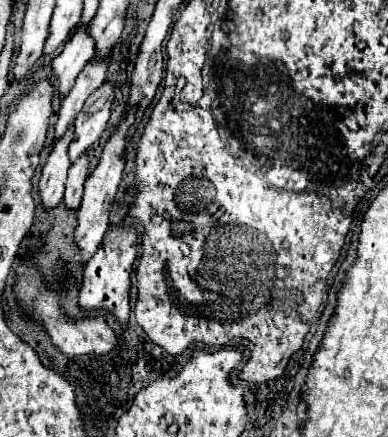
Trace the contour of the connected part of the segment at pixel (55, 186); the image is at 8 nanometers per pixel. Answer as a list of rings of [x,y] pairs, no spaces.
[[[70,125],[70,133],[66,133],[66,137],[60,137],[58,141],[54,141],[54,147],[48,155],[48,163],[42,169],[42,177],[40,177],[40,197],[42,197],[42,205],[46,209],[56,207],[62,201],[62,193],[64,193],[64,185],[66,185],[66,173],[70,167],[70,157],[68,157],[68,145],[74,137],[74,125]]]

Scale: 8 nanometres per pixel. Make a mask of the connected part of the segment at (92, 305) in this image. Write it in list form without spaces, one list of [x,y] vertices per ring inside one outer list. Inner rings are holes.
[[[110,225],[104,233],[102,243],[98,245],[98,251],[84,267],[84,283],[80,289],[80,307],[82,309],[108,309],[114,313],[114,317],[126,325],[130,315],[128,295],[130,295],[130,271],[136,259],[138,251],[138,237],[136,231],[130,225]]]

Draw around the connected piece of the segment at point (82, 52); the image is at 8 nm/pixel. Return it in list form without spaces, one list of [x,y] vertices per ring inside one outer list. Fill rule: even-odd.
[[[78,25],[74,35],[66,41],[62,53],[52,61],[54,77],[58,81],[58,93],[68,93],[90,57],[94,57],[94,41],[90,41],[86,25]]]

